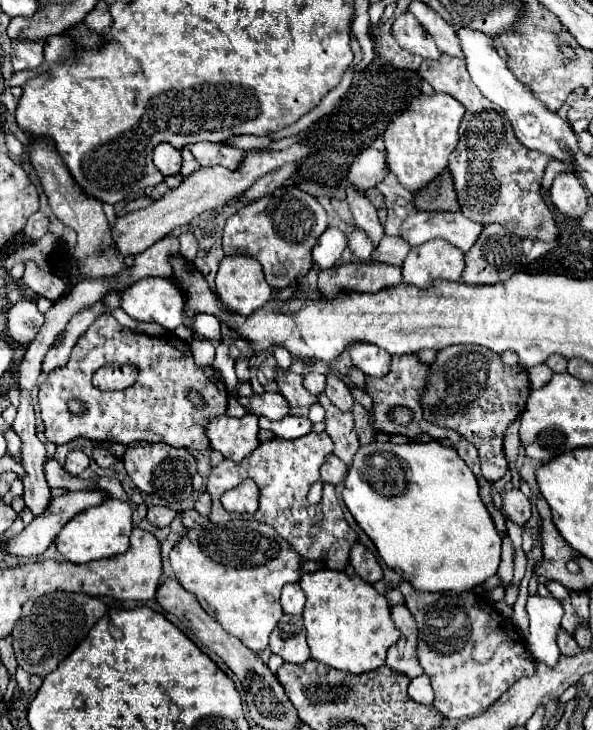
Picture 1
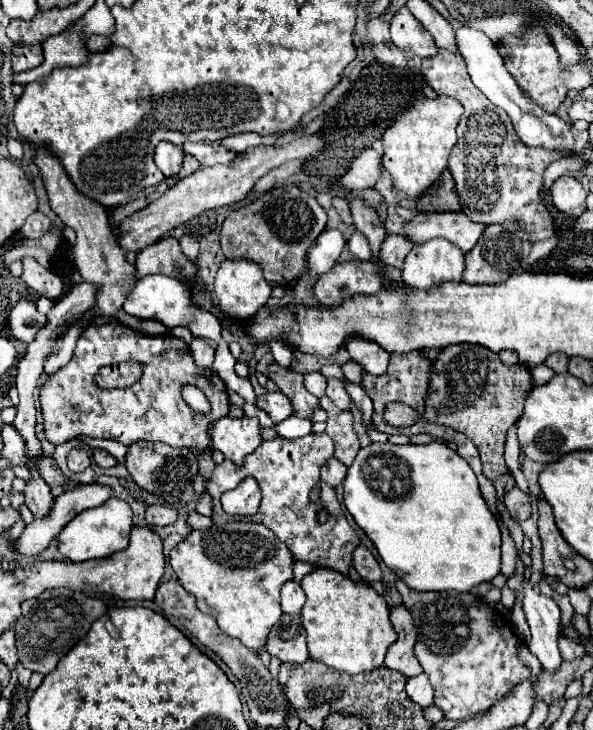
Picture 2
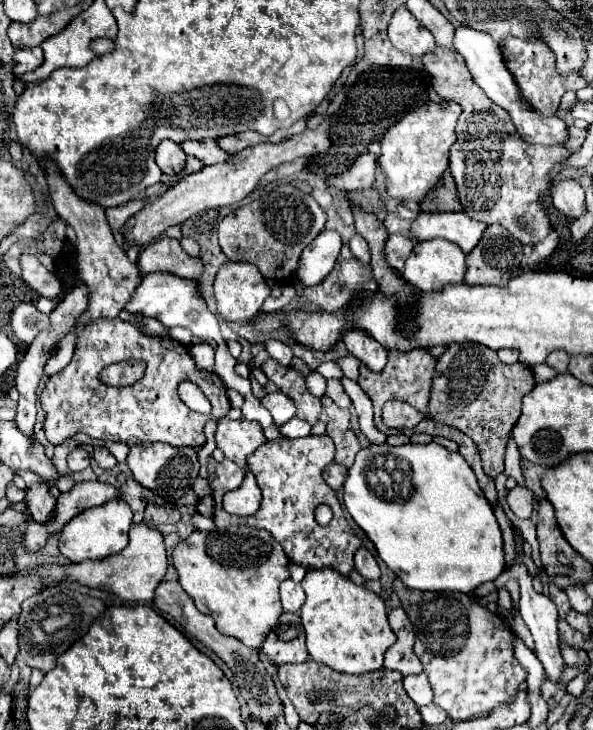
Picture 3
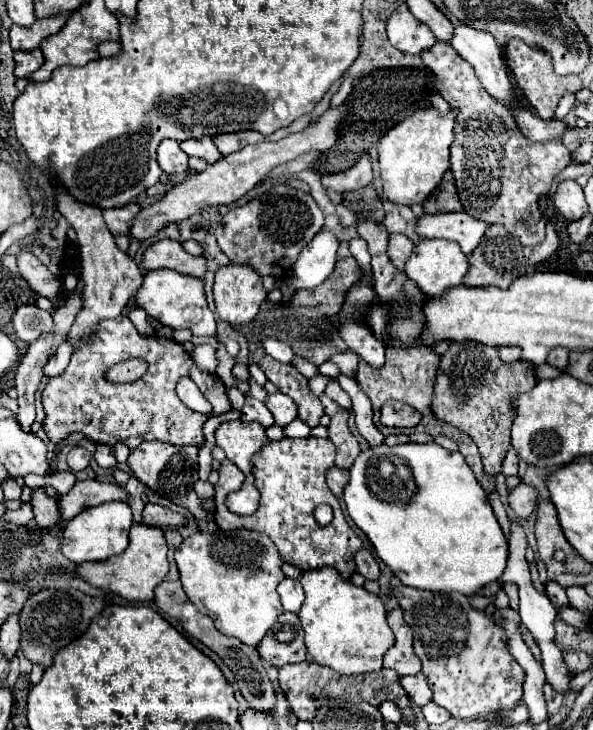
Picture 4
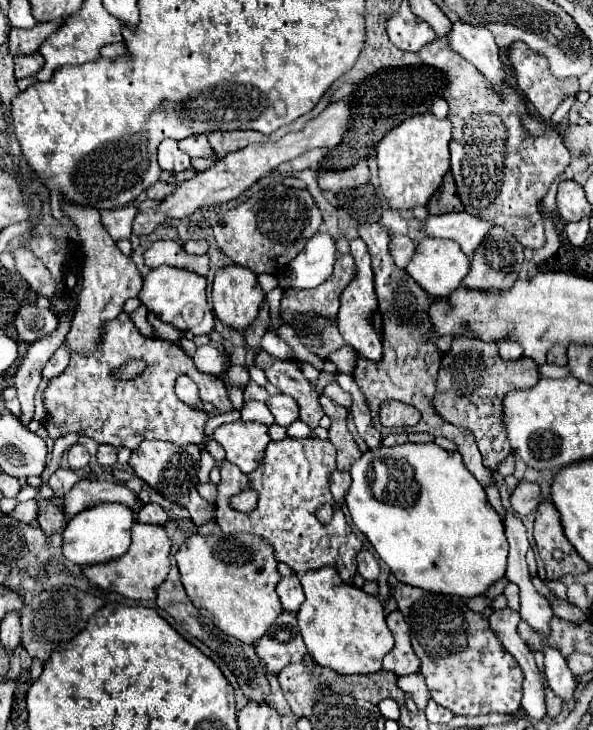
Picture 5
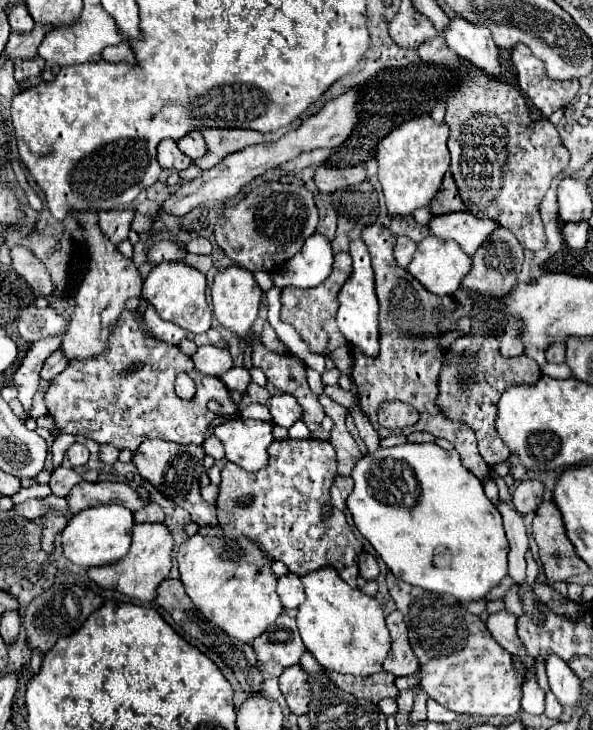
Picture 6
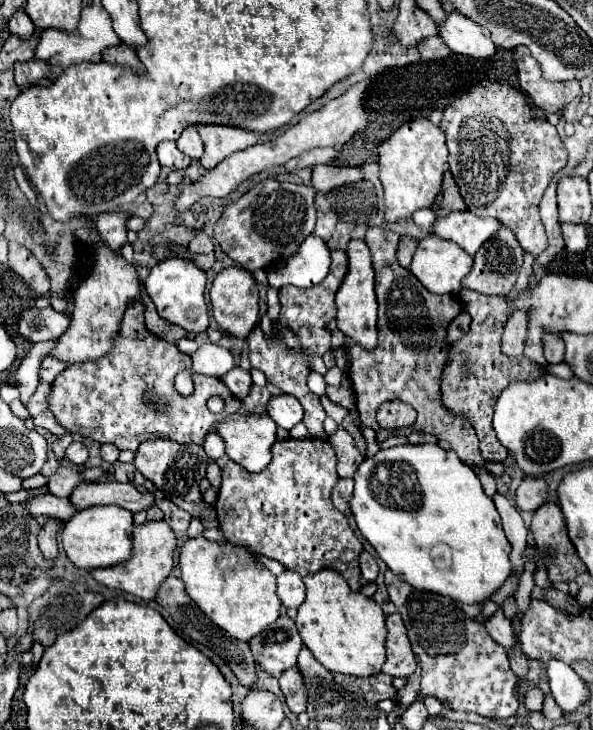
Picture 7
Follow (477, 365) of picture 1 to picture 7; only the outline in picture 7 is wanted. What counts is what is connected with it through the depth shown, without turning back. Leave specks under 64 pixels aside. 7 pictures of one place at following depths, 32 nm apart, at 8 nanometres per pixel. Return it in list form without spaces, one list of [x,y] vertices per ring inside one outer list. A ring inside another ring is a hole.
[[[464,290],[462,298],[466,300],[468,314],[472,316],[472,324],[468,334],[456,340],[448,354],[448,364],[444,366],[442,386],[440,386],[442,404],[452,414],[464,416],[474,426],[476,436],[480,440],[480,452],[486,462],[504,462],[508,450],[500,444],[492,428],[494,404],[508,384],[518,380],[538,380],[540,376],[544,376],[544,368],[532,364],[526,356],[510,358],[500,352],[500,336],[508,320],[508,300],[504,296],[484,296],[472,290]]]

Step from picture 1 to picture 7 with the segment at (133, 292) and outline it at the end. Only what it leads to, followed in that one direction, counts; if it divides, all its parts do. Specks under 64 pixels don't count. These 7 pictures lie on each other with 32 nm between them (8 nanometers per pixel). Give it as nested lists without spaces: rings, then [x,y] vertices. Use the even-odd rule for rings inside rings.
[[[170,258],[170,260],[158,262],[150,270],[148,278],[144,280],[144,288],[146,288],[146,294],[150,296],[150,300],[154,302],[158,314],[164,320],[168,320],[172,324],[178,324],[184,330],[194,332],[194,334],[200,334],[200,332],[208,330],[210,316],[208,316],[208,306],[204,302],[206,274],[200,268],[196,268],[190,260]]]

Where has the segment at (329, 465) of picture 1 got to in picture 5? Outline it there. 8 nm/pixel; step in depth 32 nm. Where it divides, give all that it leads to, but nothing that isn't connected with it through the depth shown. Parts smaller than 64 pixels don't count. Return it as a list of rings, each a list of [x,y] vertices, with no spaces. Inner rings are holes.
[[[334,470],[330,474],[330,492],[334,496],[334,500],[338,504],[342,504],[342,498],[346,494],[346,488],[350,488],[350,474],[348,472],[340,472],[340,470]]]

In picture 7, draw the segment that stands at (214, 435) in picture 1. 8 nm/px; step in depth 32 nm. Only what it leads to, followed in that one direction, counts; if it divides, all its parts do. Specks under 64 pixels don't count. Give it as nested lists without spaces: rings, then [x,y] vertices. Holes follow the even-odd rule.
[[[240,416],[220,422],[216,432],[226,444],[226,456],[248,472],[260,472],[272,460],[270,446],[276,442],[276,422],[270,416]]]

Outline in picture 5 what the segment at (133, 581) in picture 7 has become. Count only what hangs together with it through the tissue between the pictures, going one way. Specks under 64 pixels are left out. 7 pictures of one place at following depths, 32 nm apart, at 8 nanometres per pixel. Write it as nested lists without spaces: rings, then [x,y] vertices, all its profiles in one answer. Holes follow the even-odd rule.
[[[136,522],[132,526],[132,544],[124,556],[110,560],[108,564],[82,566],[82,572],[90,584],[94,584],[102,590],[118,592],[130,600],[154,600],[156,586],[162,584],[170,572],[168,552],[170,552],[170,540],[162,526]]]

